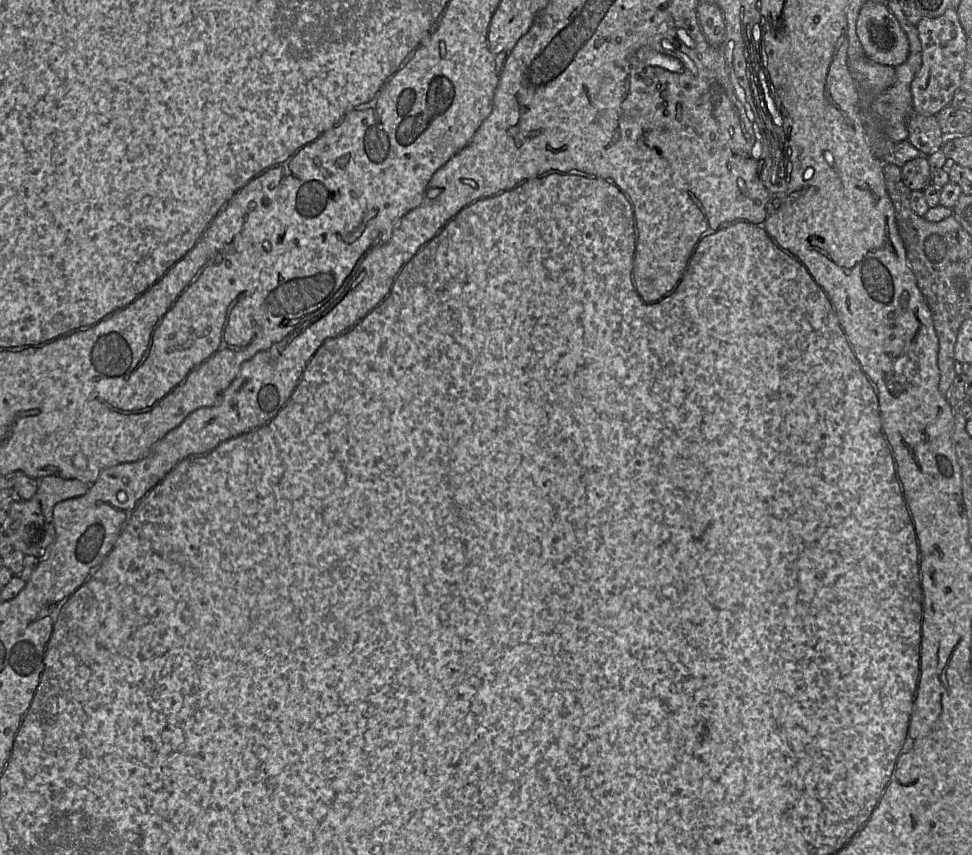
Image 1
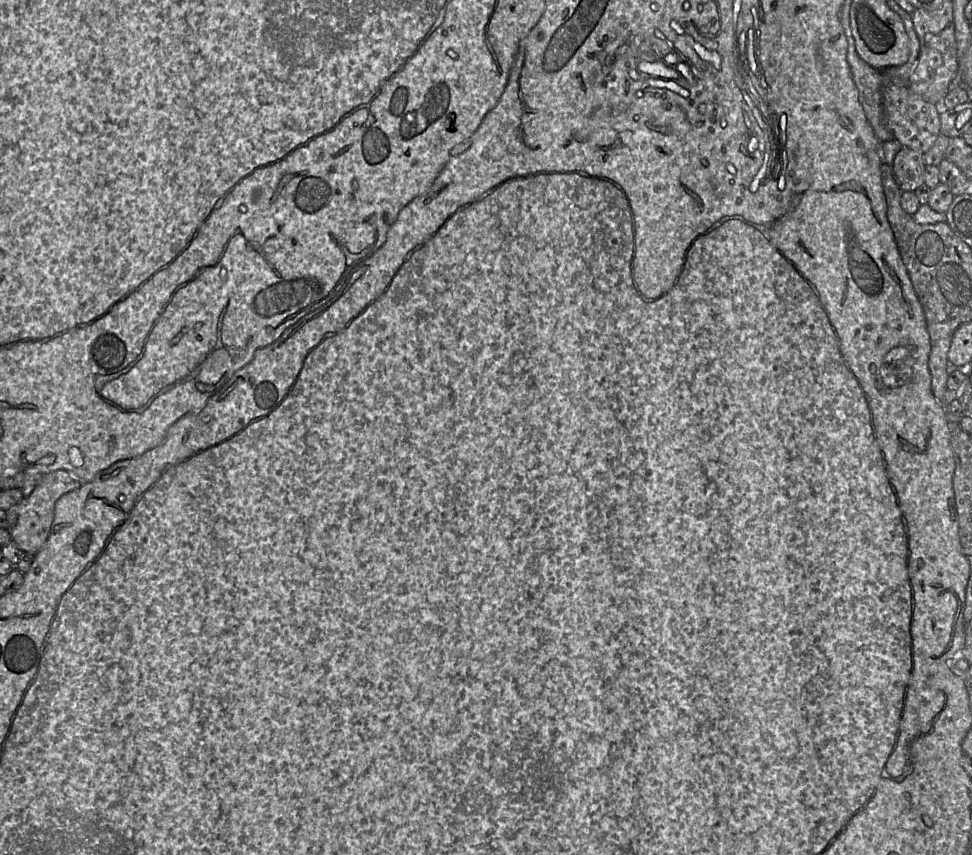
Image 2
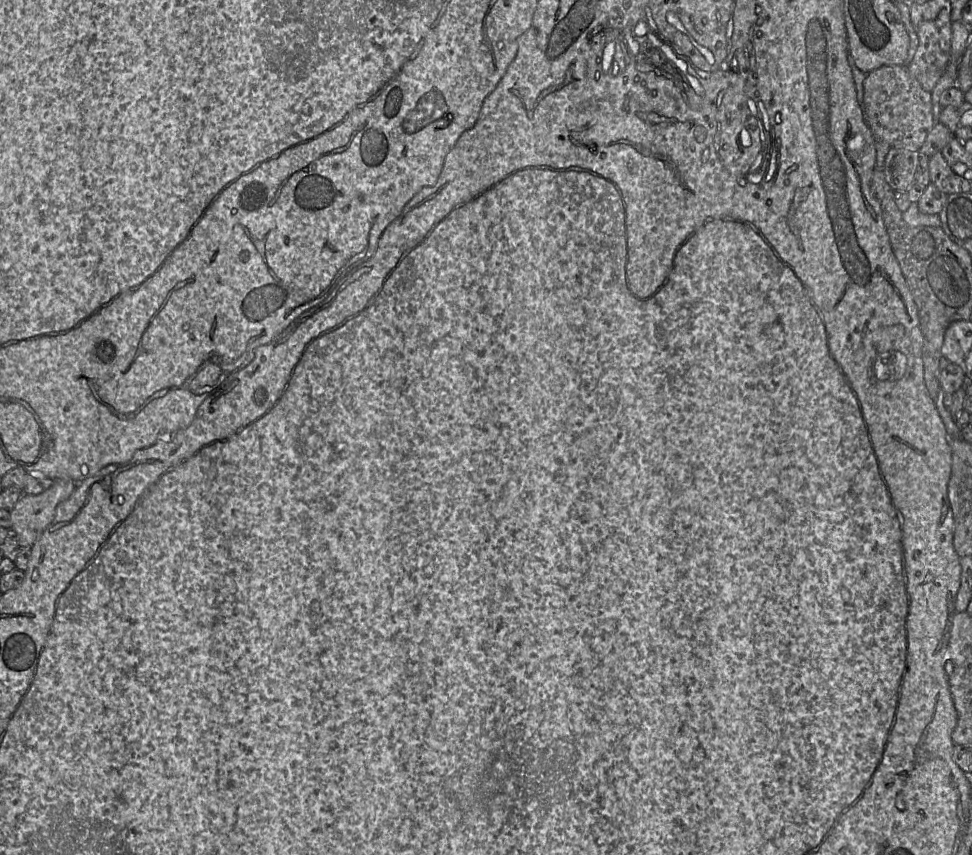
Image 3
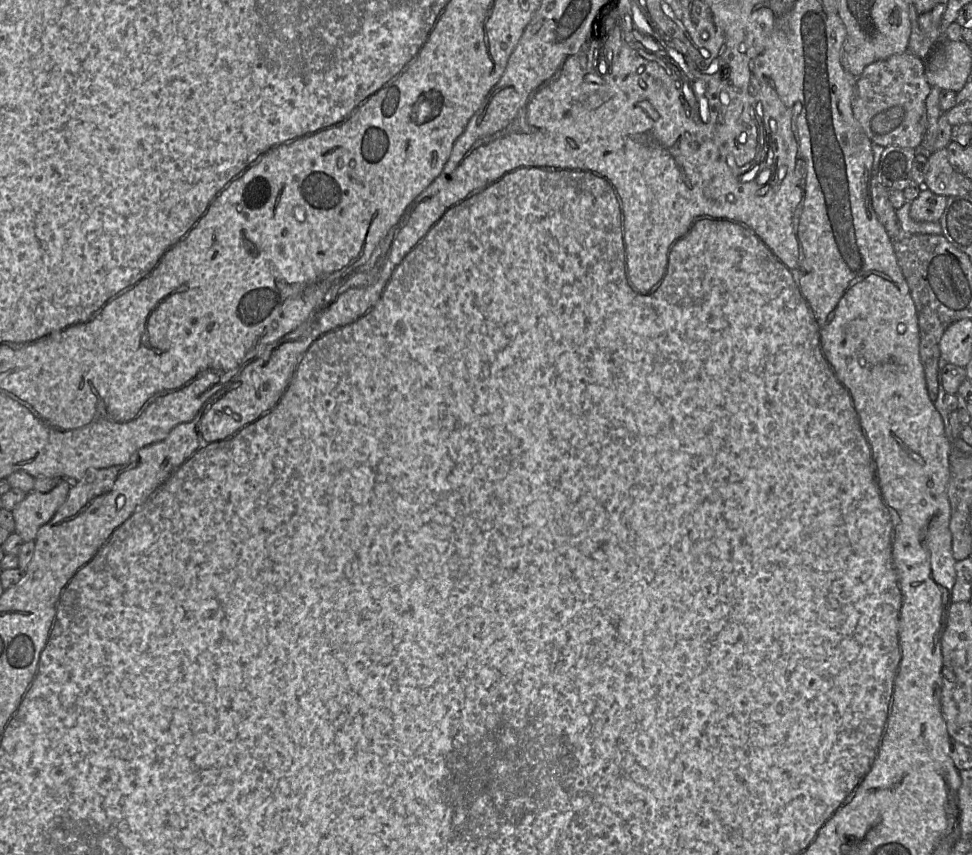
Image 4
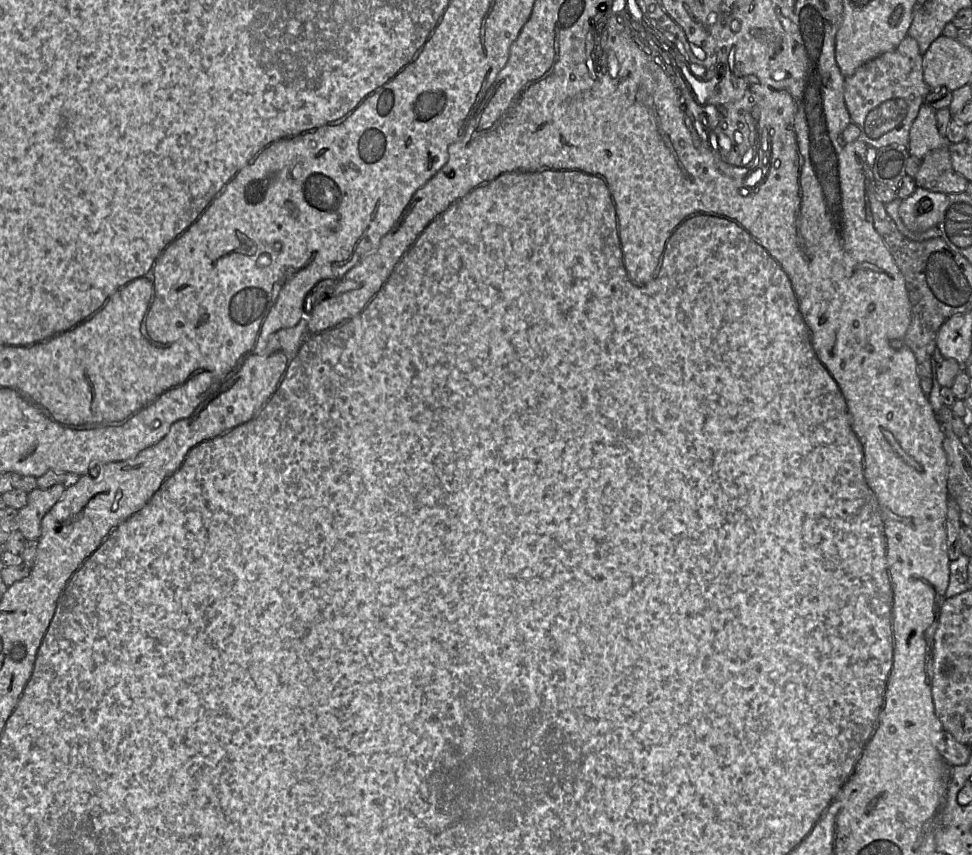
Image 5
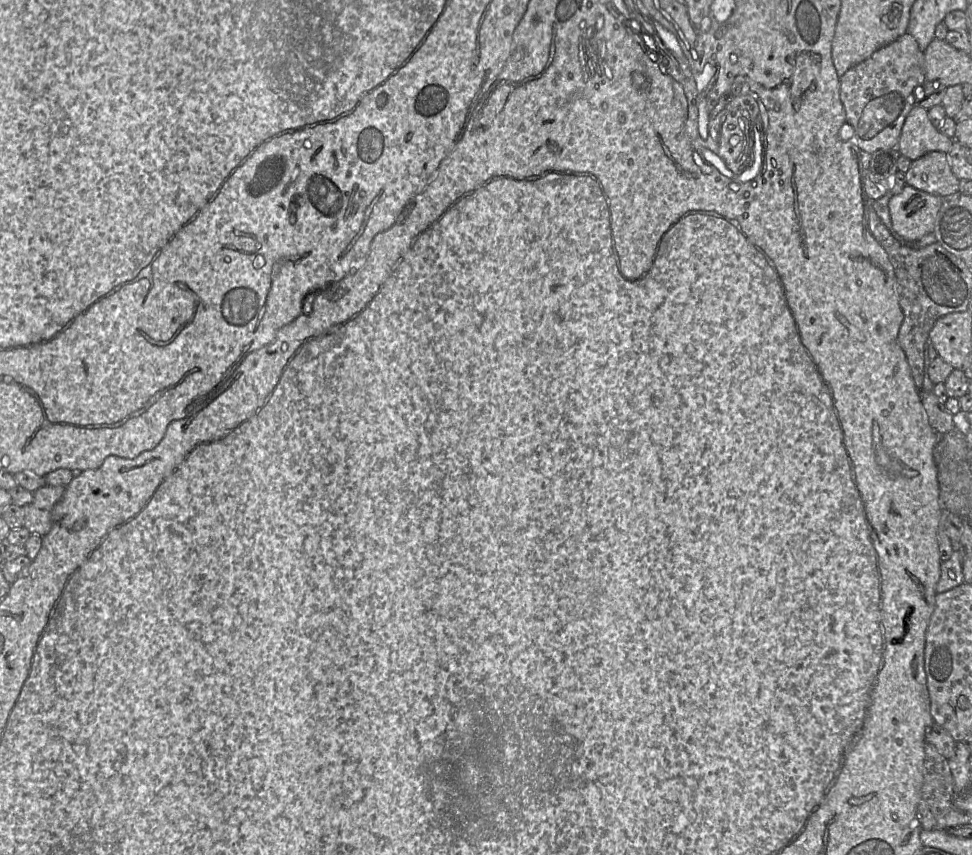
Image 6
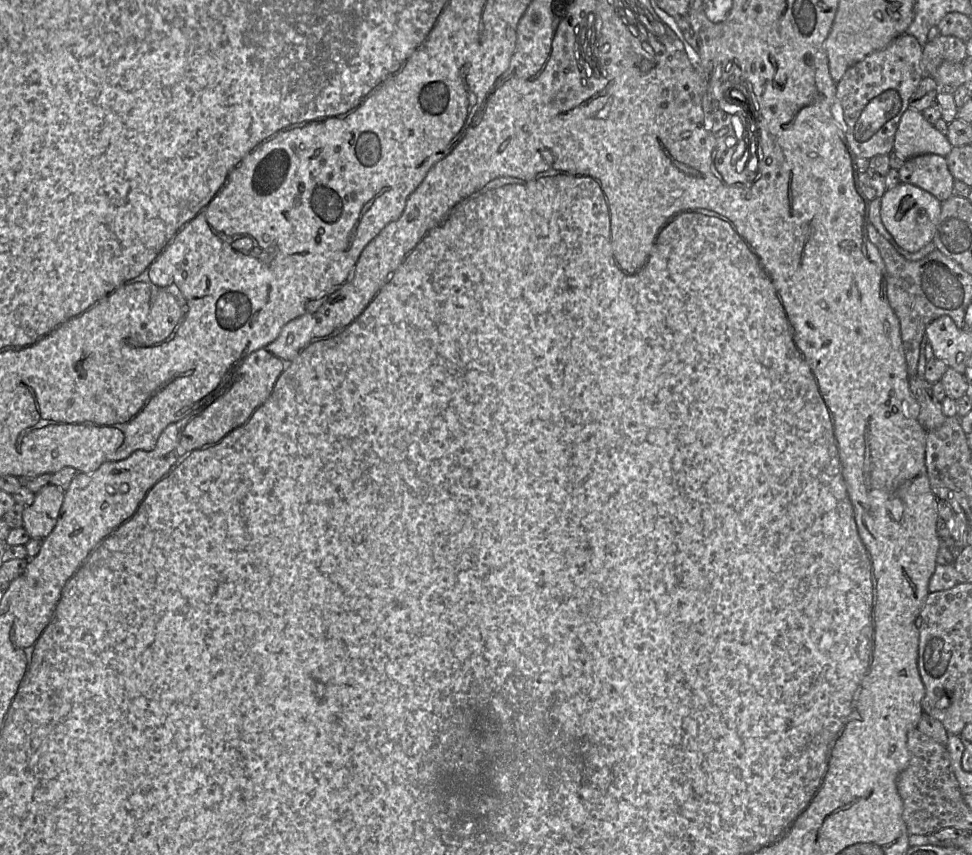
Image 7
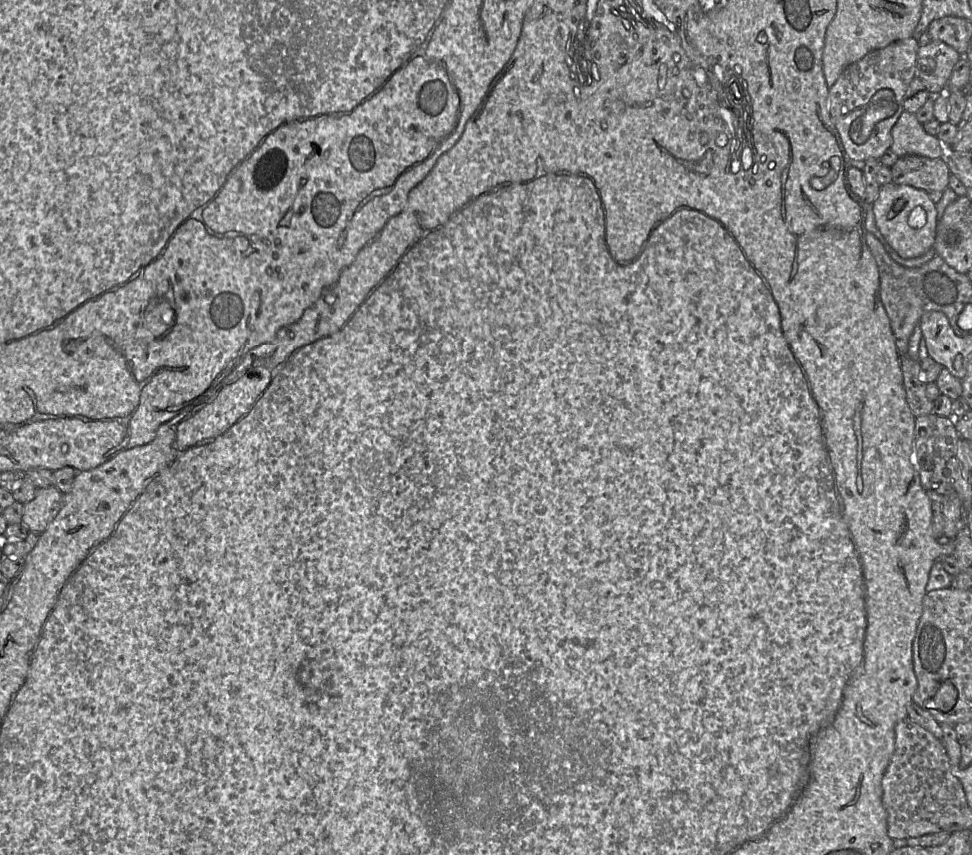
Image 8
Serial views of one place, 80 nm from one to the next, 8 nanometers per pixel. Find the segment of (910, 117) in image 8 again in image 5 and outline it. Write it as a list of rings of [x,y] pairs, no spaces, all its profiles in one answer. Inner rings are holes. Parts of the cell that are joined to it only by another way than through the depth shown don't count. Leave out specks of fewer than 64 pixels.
[[[925,103],[920,107],[910,129],[907,146],[910,156],[923,159],[928,153],[936,149],[948,148],[952,144],[938,132],[936,111]]]

